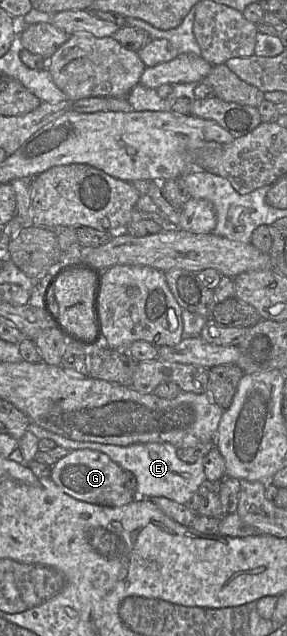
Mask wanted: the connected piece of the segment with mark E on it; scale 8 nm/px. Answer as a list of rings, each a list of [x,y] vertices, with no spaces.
[[[49,431],[50,439],[57,445],[73,449],[90,449],[107,454],[123,470],[130,471],[137,480],[136,495],[142,498],[165,497],[184,504],[198,491],[200,484],[205,481],[203,458],[194,463],[186,463],[177,456],[177,448],[165,443],[136,443],[128,446],[103,444],[93,441],[75,441]]]

